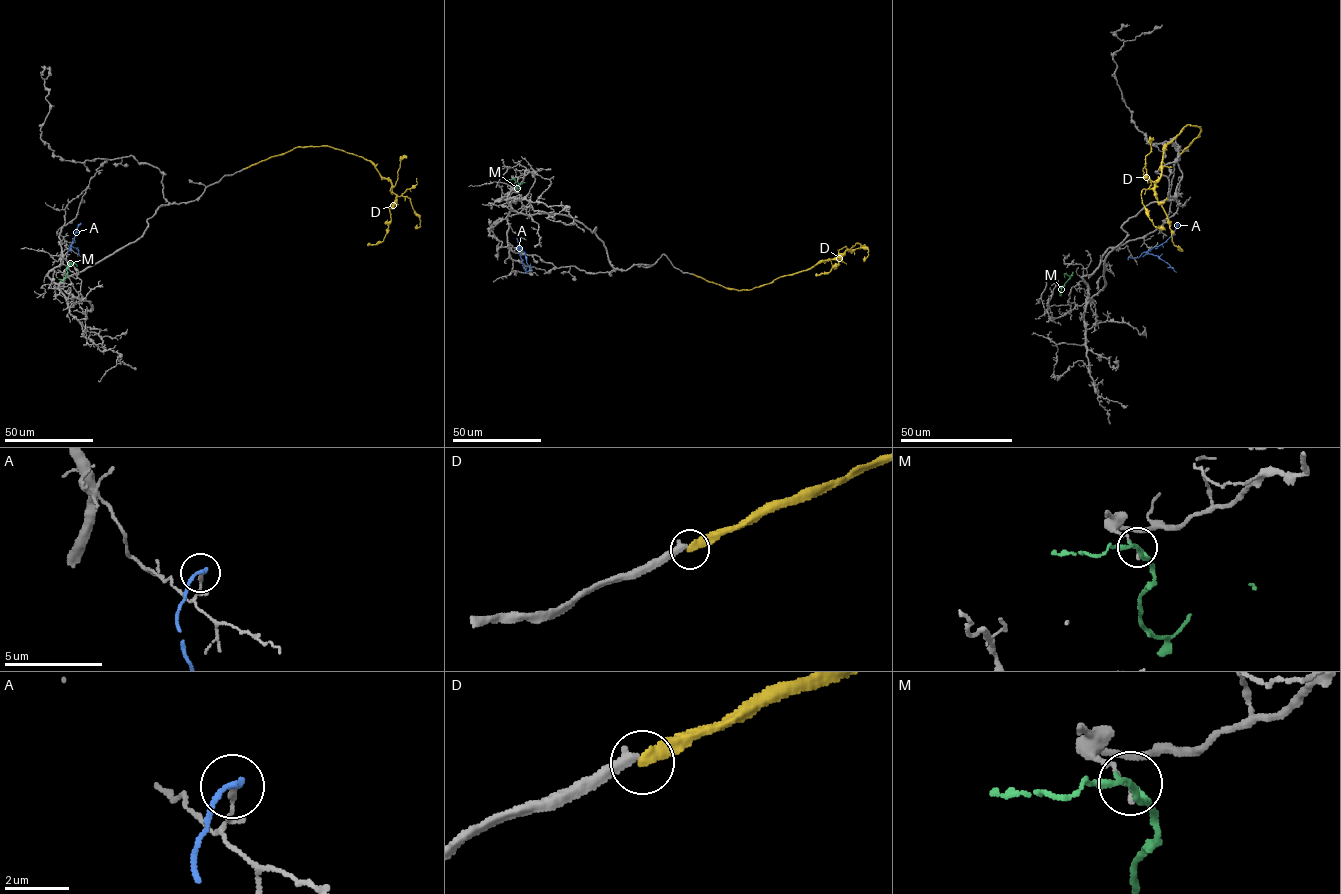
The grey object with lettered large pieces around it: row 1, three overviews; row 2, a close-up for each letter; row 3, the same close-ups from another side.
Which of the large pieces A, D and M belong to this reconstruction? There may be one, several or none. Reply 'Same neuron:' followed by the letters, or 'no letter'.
Same neuron: no letter

